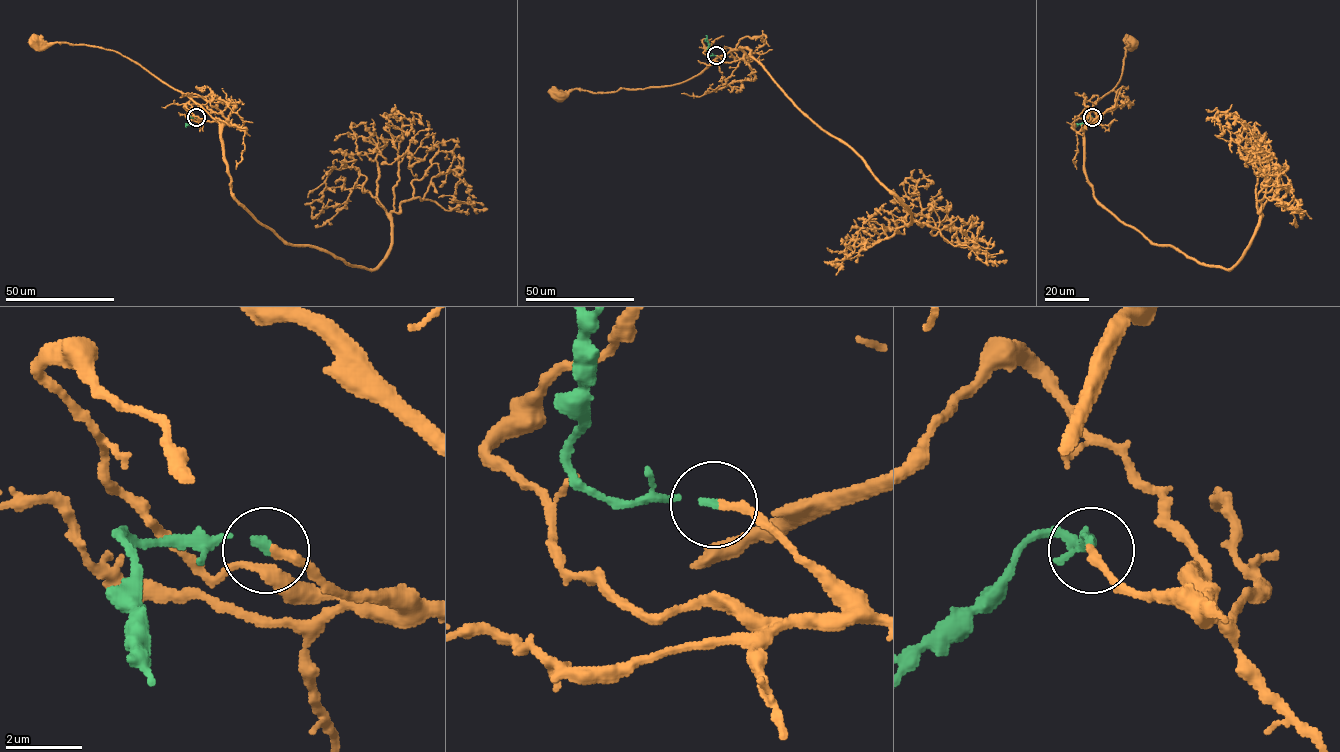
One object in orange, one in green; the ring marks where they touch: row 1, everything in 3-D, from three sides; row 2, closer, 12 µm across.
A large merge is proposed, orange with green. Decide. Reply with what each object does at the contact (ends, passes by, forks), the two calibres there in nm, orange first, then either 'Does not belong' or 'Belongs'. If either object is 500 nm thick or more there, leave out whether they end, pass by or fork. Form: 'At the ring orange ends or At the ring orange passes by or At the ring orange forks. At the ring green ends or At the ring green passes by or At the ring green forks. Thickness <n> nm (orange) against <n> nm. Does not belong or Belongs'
At the ring orange ends. At the ring green ends. Thickness 240 nm (orange) against 170 nm. Belongs

